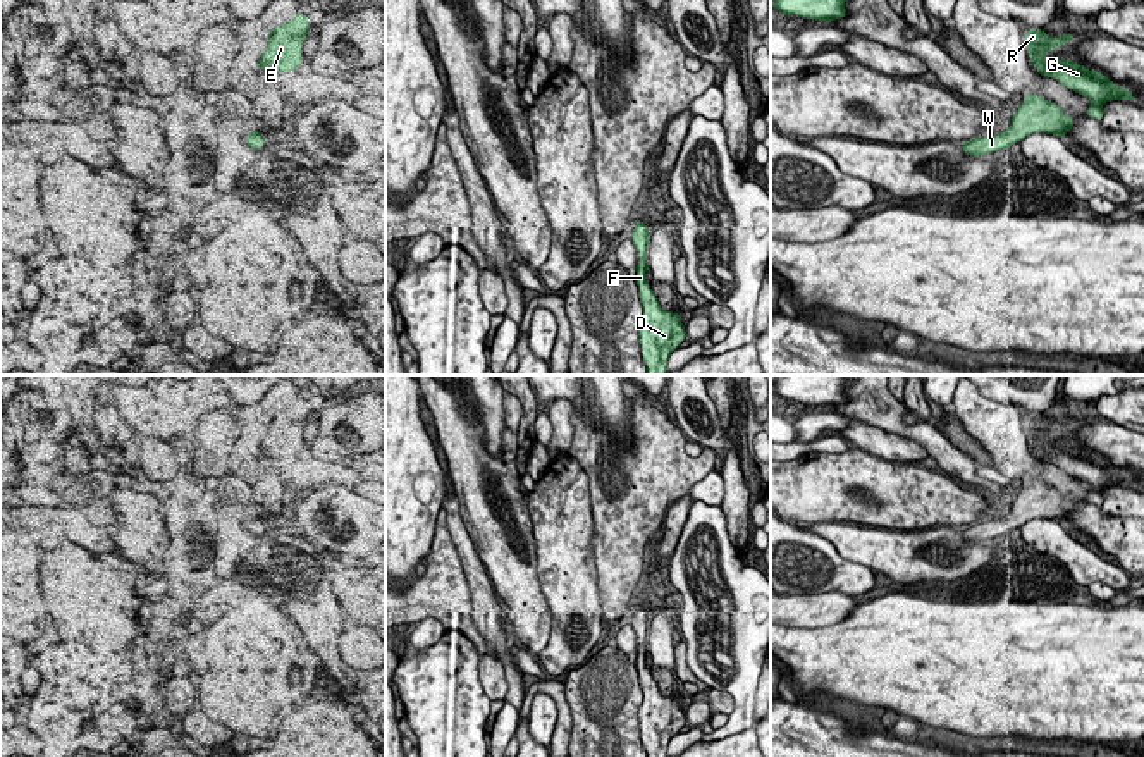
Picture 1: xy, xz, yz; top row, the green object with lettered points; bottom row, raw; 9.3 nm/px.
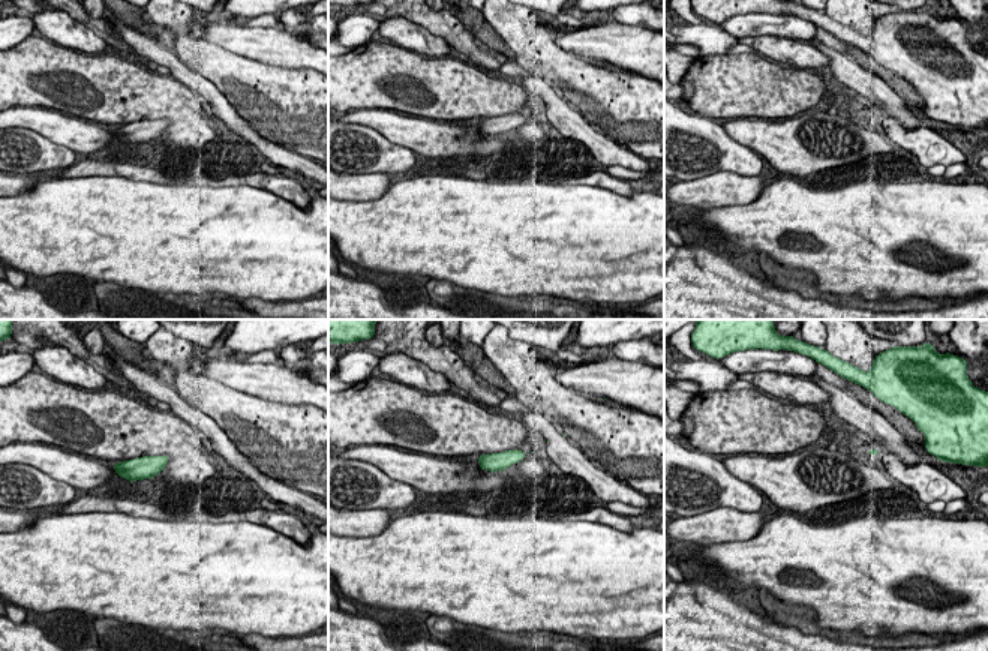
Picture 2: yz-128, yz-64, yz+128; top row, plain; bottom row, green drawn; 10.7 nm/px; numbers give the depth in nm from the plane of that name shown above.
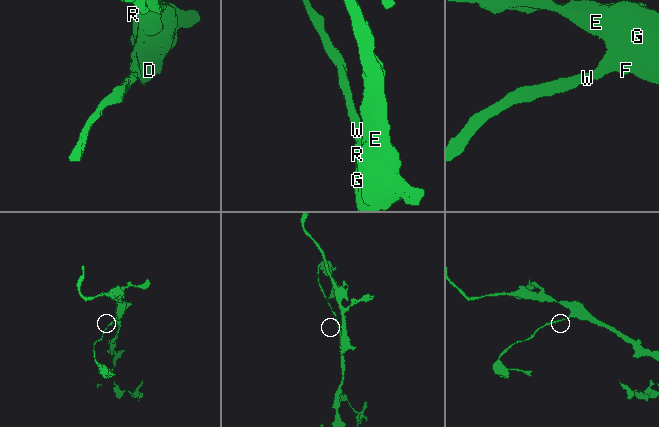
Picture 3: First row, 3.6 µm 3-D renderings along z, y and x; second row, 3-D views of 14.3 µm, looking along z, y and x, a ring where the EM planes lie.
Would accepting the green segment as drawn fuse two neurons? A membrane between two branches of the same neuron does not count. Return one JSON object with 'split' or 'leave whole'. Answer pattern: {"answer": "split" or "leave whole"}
{"answer": "leave whole"}

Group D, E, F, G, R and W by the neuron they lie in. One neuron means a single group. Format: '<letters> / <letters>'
D E F G R W

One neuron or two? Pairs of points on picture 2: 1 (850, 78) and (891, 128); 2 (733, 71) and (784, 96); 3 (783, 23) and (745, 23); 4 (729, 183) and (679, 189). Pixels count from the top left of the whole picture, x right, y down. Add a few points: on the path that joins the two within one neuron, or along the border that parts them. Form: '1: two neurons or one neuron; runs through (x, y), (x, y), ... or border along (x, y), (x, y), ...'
1: two neurons; border along (879, 116), (892, 116), (906, 128), (915, 129)
2: one neuron; runs through (745, 83), (750, 87), (772, 92)
3: one neuron; runs through (774, 23), (754, 23)
4: one neuron; runs through (717, 189), (691, 189)

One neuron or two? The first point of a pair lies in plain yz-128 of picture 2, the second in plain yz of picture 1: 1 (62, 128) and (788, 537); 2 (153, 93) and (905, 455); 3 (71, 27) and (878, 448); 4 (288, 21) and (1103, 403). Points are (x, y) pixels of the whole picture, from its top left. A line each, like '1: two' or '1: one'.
1: two
2: two
3: one
4: one

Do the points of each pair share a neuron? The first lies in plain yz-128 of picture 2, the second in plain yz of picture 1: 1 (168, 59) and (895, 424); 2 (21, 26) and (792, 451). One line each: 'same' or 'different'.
1: different
2: different

